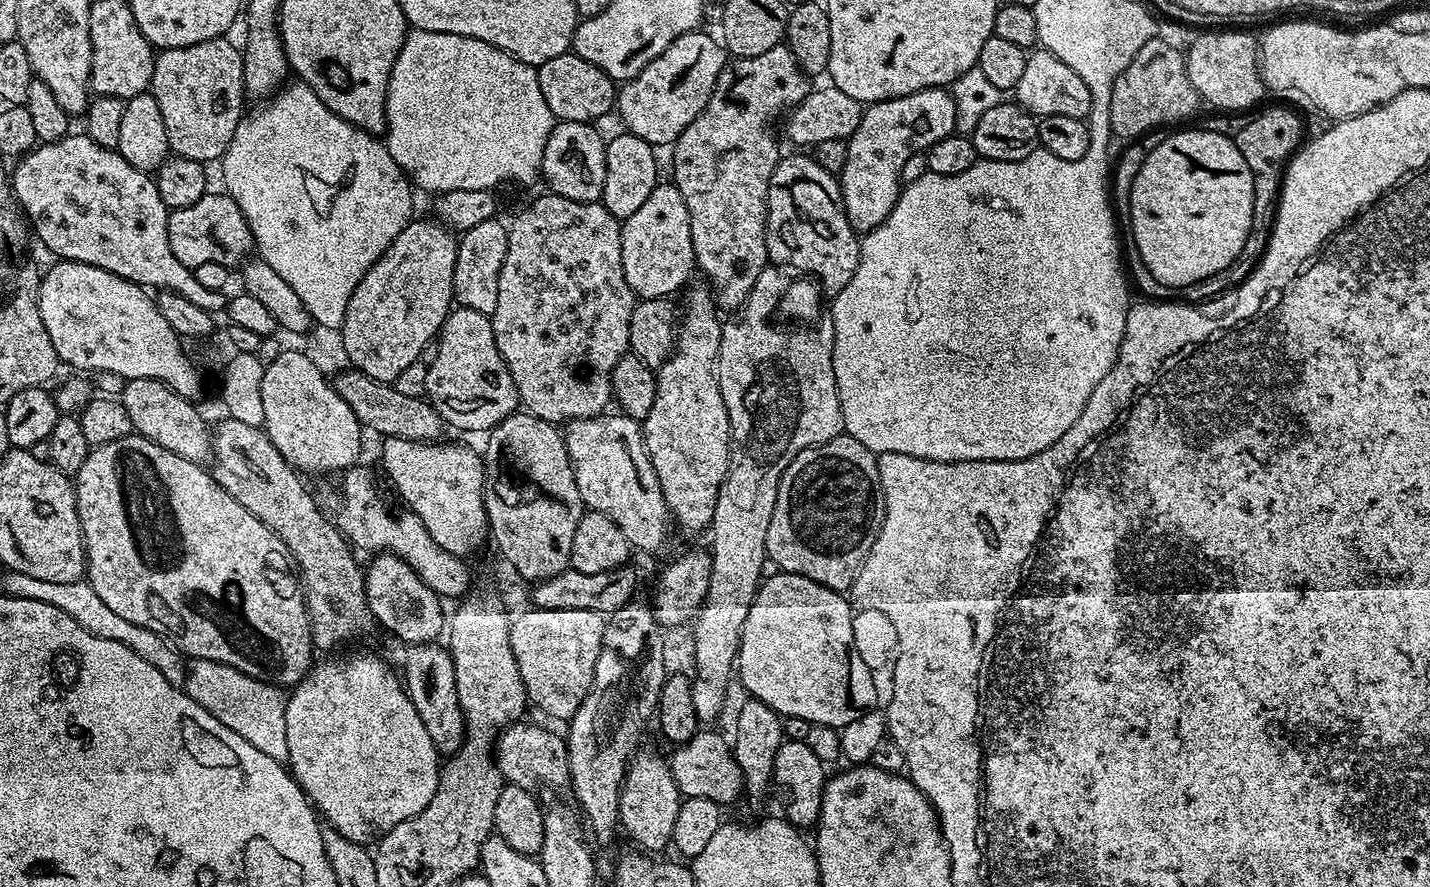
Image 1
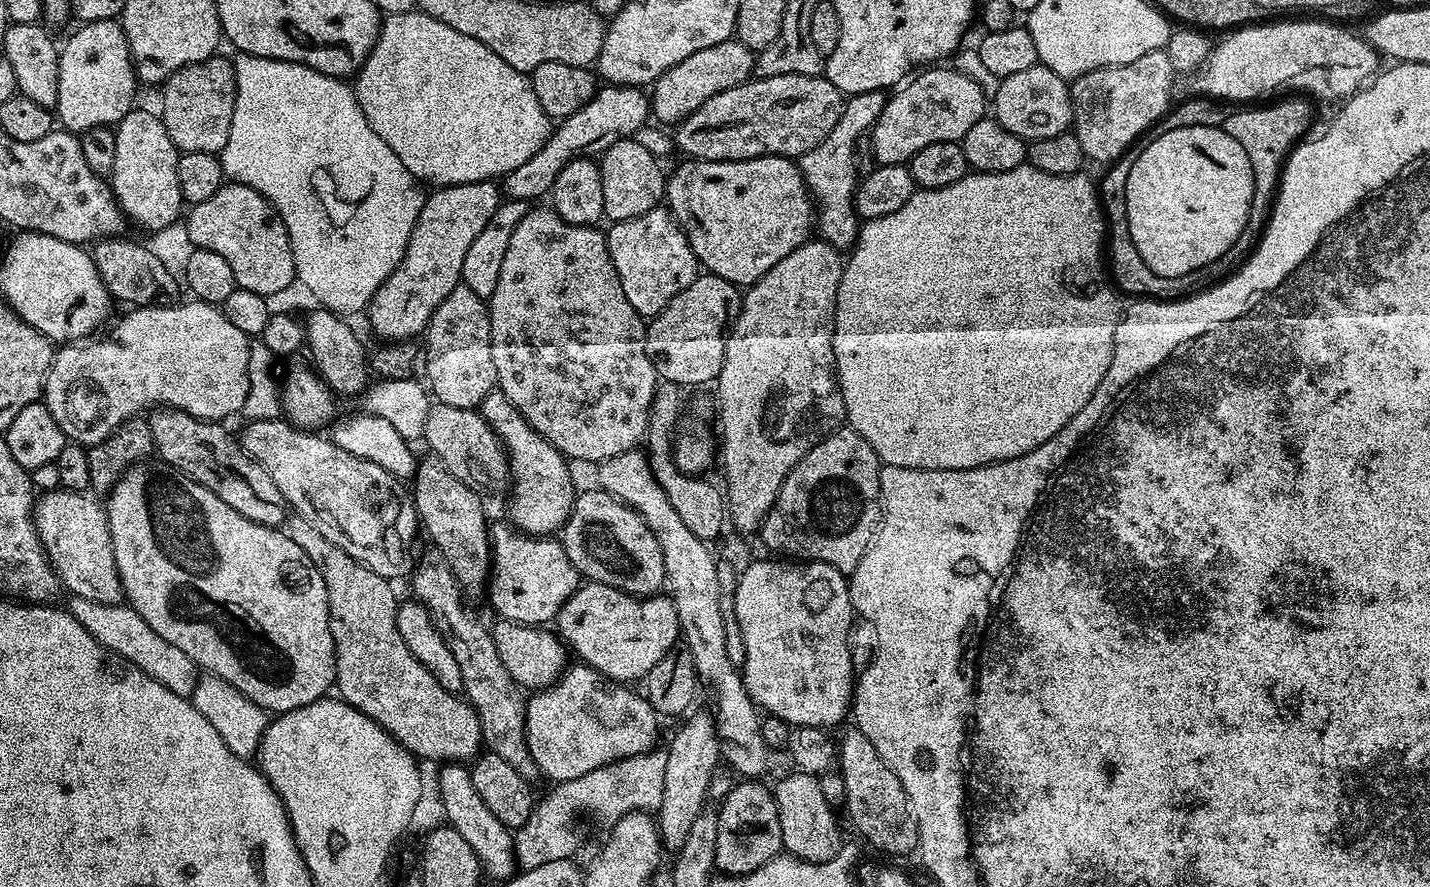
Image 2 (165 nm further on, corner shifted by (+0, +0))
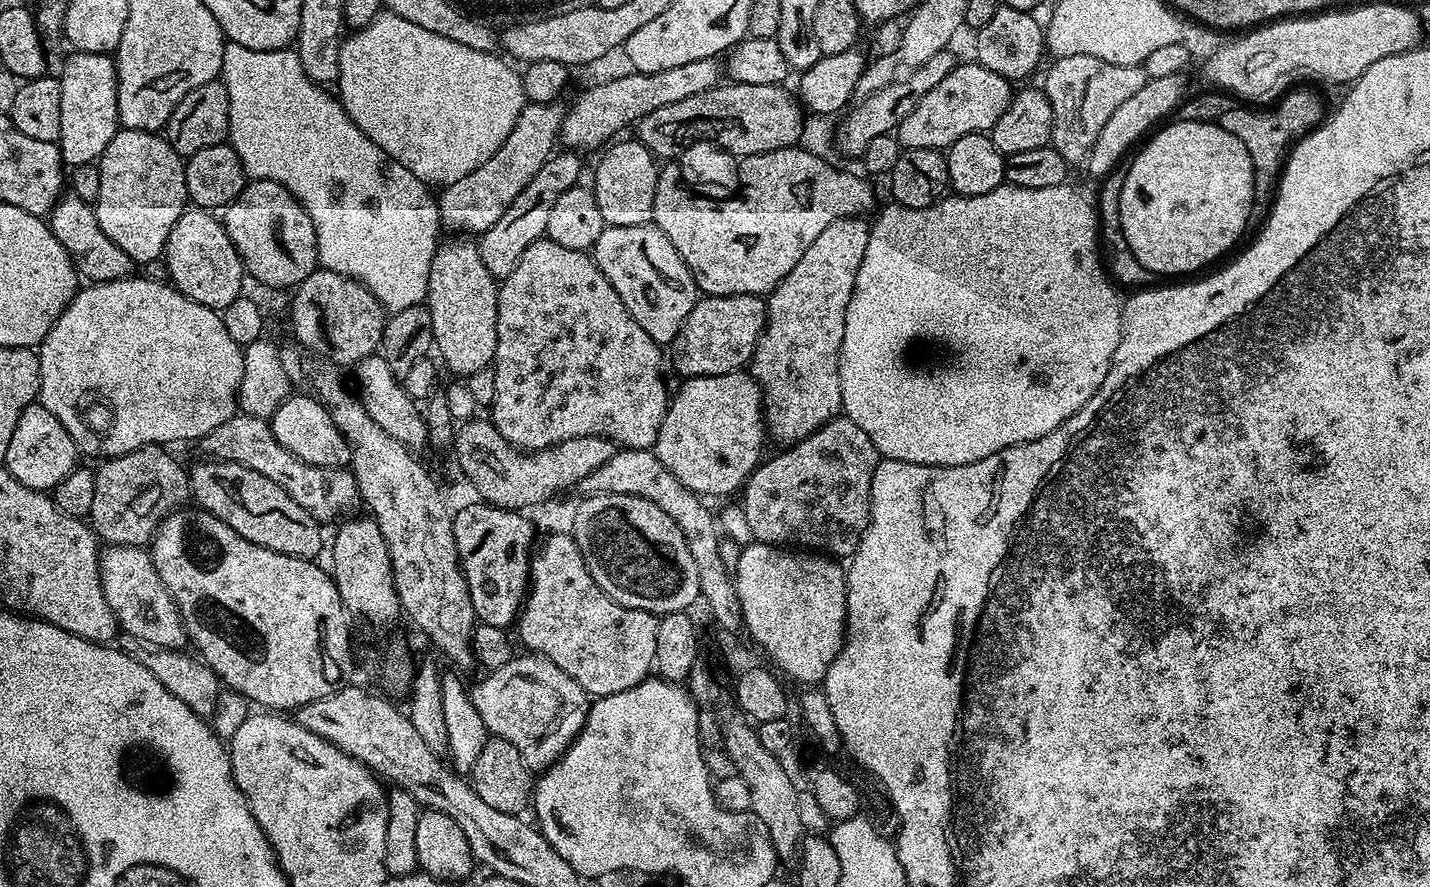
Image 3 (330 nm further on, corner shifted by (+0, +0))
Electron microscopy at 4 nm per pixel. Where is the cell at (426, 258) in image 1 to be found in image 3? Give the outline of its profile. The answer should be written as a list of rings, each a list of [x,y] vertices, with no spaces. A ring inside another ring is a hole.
[[[525,103],[522,114],[518,114],[518,122],[514,122],[514,130],[506,134],[506,142],[474,174],[466,174],[466,178],[458,178],[458,182],[448,185],[439,193],[441,229],[452,231],[452,234],[483,234],[506,214],[506,210],[526,190],[526,186],[542,170],[549,156],[553,155],[560,138],[560,127],[564,121],[565,105]]]

